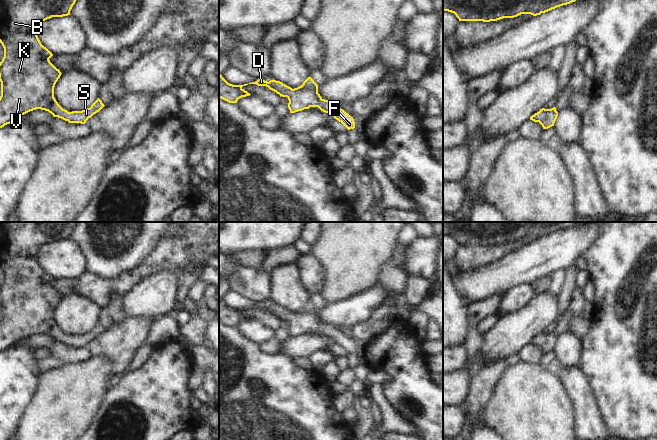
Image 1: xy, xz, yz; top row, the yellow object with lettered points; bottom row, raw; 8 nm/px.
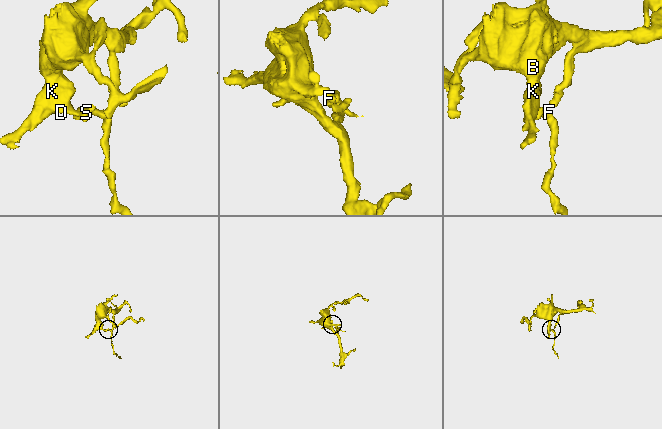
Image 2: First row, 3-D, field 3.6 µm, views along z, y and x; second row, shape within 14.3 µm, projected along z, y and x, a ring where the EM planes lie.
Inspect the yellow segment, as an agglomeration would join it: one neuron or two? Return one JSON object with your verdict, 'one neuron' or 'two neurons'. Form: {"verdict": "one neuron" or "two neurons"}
{"verdict": "one neuron"}

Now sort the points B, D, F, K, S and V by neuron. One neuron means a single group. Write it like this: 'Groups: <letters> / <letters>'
Groups: B D F K S V

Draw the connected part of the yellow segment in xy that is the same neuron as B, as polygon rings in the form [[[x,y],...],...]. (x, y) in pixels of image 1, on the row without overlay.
[[[0,222],[0,267],[4,272],[4,281],[0,286],[0,352],[12,347],[17,341],[36,333],[48,335],[53,341],[61,342],[69,347],[85,348],[105,330],[99,322],[90,332],[82,335],[68,336],[58,328],[54,321],[54,311],[62,297],[50,286],[49,283],[53,278],[41,268],[37,260],[38,250],[43,245],[52,241],[70,239],[76,224],[77,222]]]

